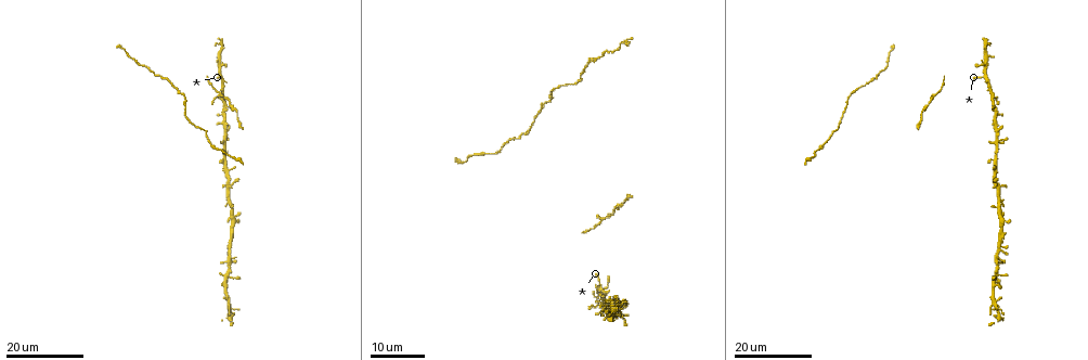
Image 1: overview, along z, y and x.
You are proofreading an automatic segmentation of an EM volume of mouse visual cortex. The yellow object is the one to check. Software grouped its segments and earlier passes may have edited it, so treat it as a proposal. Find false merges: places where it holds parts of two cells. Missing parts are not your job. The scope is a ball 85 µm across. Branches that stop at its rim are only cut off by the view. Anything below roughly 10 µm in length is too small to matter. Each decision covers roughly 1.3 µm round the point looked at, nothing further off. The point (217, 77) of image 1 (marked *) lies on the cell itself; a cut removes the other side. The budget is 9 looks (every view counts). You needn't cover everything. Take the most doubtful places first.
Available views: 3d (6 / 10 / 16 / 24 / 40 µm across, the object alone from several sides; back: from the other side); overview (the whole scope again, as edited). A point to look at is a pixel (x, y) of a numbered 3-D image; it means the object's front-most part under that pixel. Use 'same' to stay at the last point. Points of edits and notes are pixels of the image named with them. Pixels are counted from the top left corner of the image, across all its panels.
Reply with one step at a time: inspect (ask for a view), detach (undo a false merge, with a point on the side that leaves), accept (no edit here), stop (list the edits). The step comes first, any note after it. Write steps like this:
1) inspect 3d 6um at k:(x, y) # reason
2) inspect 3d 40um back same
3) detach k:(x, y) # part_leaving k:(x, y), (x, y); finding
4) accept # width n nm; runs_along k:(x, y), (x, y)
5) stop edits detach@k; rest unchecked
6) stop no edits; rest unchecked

inspect 3d 16um at 1:(819, 149) # calibre changes

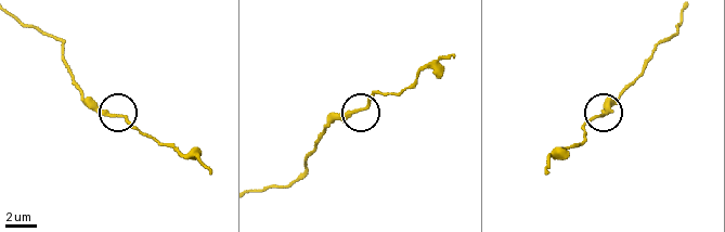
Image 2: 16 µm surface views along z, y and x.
inspect 3d 6um at 2:(105, 113)

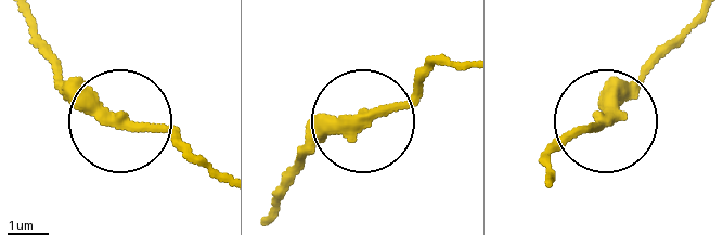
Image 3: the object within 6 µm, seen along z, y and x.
inspect 3d 6um back at 3:(128, 121) # other side

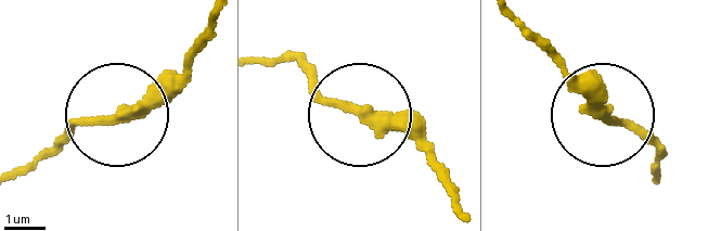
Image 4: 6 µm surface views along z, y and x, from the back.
accept # runs_along 4:(461, 203), (410, 140), (337, 106), (288, 61); all the same cell

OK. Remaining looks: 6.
inspect 3d 16um at 1:(528, 132)

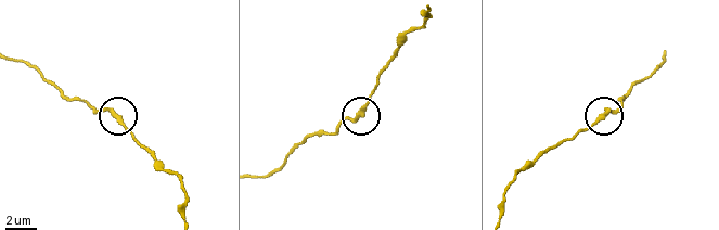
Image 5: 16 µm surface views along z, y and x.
inspect 3d 6um at 5:(119, 115) # zoom in

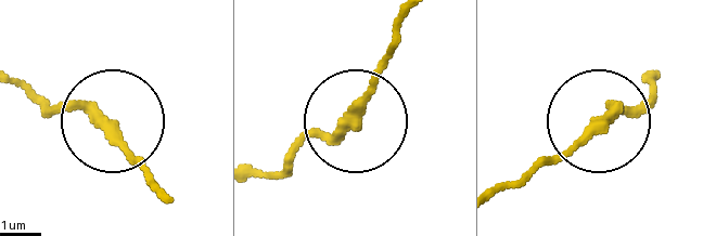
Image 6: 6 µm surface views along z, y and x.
accept # width 270 nm; one cell here

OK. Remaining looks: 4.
inspect 3d 16um at 1:(219, 94)

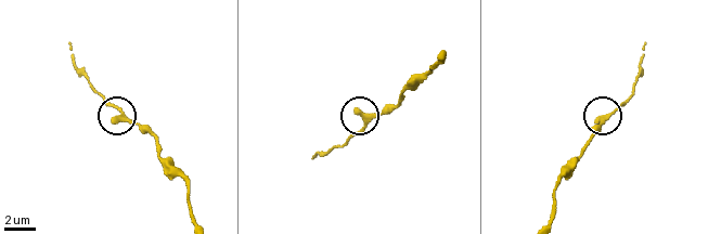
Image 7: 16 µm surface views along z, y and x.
inspect 3d 10um at 7:(121, 120)

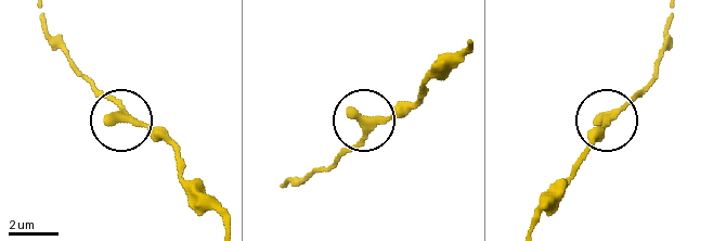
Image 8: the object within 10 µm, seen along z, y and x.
accept # side_arm 13 um; continuous, no second cell

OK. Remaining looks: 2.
inspect 3d 16um at 1:(232, 217) # thin neck

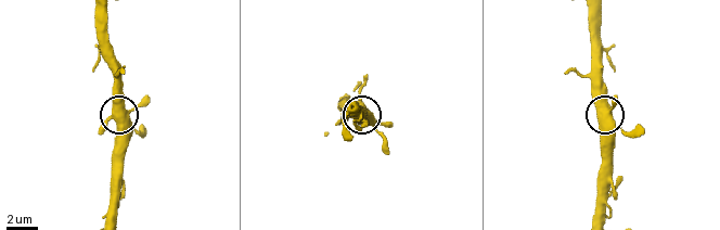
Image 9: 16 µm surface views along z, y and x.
inspect 3d 10um at 9:(115, 122) # zoom in

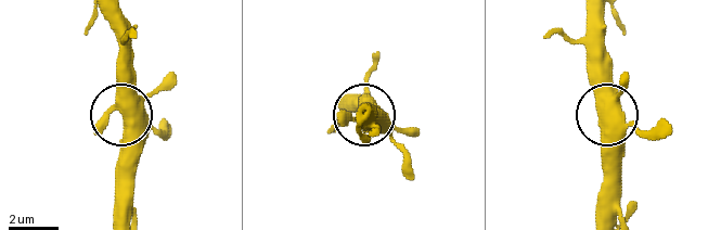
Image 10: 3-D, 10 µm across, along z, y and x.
accept # runs_along 10:(108, 11), (121, 54), (128, 202); all the same cell

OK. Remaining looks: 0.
stop no edits; rest unchecked

